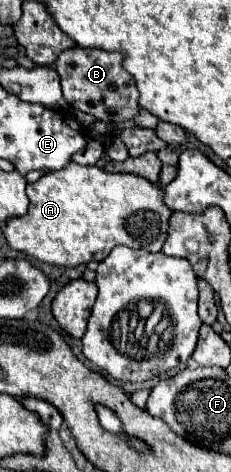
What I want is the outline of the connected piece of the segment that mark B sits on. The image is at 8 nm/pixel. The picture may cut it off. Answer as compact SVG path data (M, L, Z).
M72 47L60 53L56 59L56 71L60 75L62 95L64 99L84 111L94 115L104 123L124 123L130 121L138 113L138 89L134 77L122 65L124 53L108 53L102 49L84 49Z

